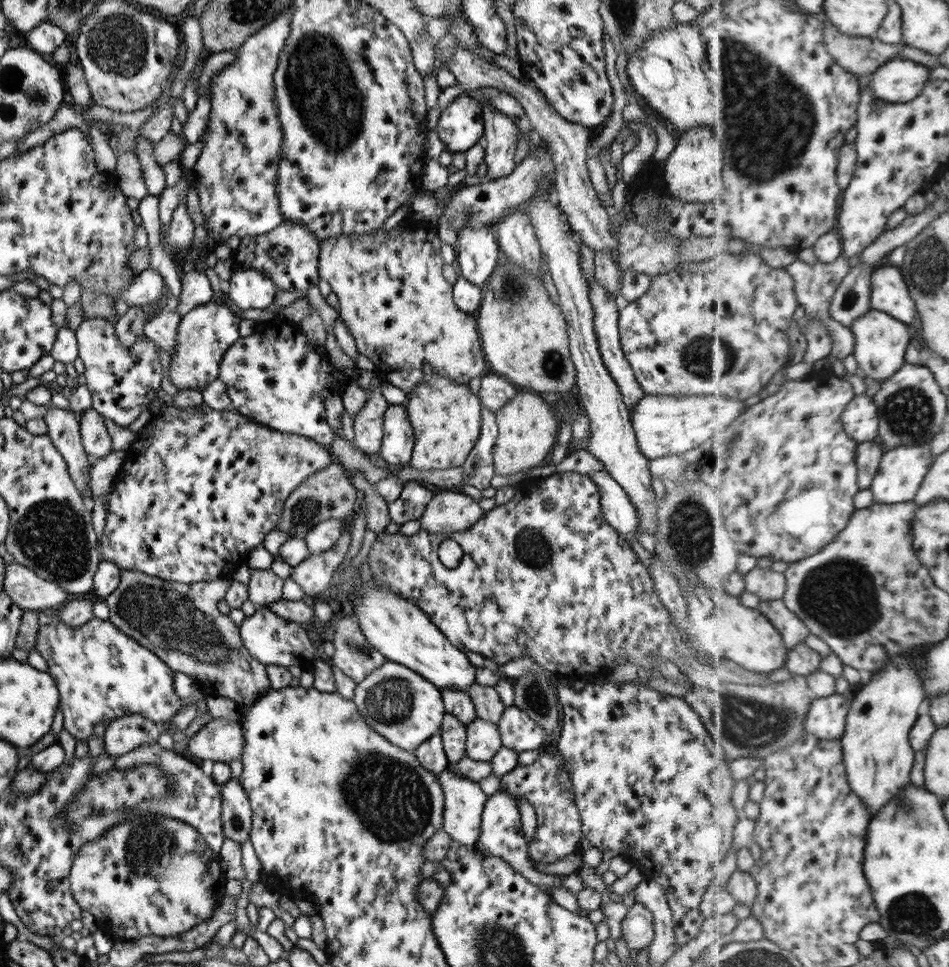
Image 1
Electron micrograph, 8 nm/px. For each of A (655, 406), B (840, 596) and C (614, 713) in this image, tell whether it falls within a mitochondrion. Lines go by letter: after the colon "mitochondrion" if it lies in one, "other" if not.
A: other
B: mitochondrion
C: other

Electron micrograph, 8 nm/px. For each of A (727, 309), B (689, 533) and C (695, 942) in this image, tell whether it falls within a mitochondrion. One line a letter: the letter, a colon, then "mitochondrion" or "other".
A: other
B: mitochondrion
C: other

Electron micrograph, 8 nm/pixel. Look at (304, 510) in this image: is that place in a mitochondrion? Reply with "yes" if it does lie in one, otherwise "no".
yes

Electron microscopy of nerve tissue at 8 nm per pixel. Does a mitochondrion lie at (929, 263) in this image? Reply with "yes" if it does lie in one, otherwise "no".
yes

